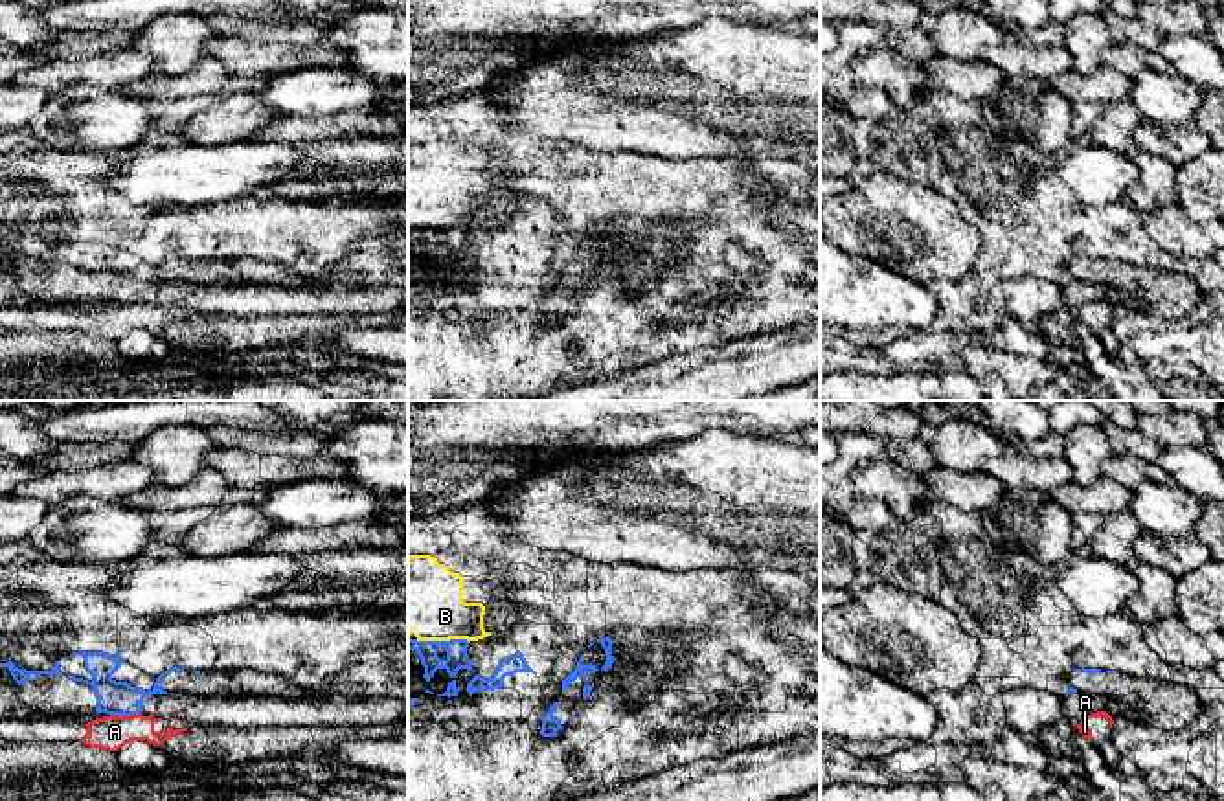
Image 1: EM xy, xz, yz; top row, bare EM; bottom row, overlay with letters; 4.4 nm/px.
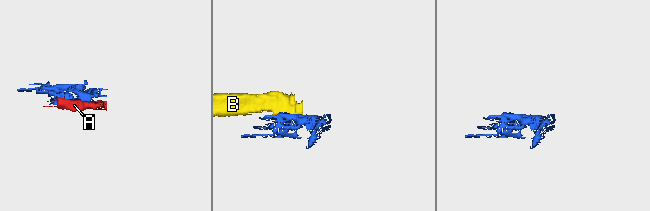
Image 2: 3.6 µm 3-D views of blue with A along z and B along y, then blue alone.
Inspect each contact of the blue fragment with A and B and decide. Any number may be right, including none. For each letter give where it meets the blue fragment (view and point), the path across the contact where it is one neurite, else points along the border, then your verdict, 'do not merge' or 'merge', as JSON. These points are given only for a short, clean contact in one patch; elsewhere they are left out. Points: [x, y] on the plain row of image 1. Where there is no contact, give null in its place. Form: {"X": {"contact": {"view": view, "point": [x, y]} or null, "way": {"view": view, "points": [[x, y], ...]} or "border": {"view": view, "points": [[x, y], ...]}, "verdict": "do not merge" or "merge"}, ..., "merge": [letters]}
{"A": {"contact": {"view": "xy", "point": [125, 304]}, "border": {"view": "xy", "points": [[140, 300], [111, 305]]}, "verdict": "do not merge"}, "B": {"contact": {"view": "xz", "point": [443, 230]}, "border": {"view": "xz", "points": [[416, 228], [469, 230]]}, "verdict": "do not merge"}, "merge": []}

